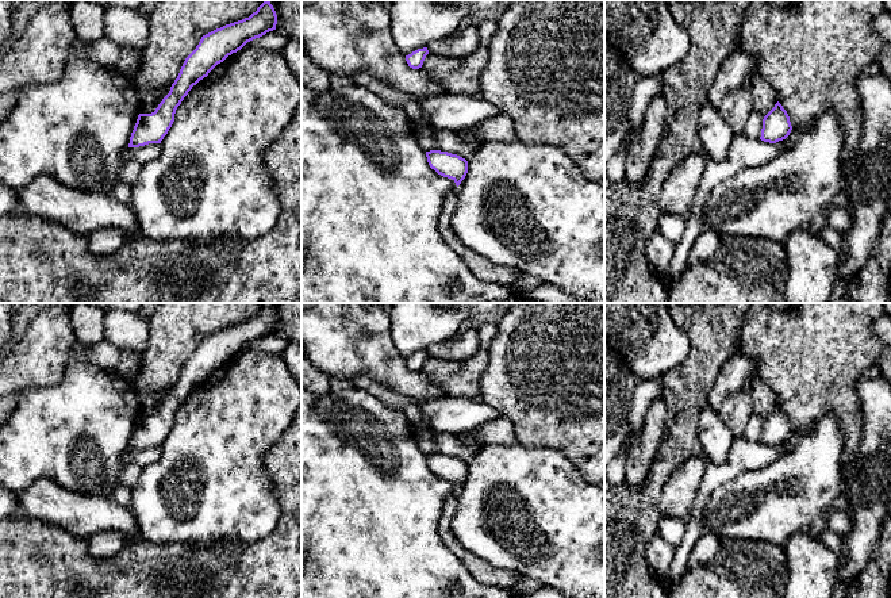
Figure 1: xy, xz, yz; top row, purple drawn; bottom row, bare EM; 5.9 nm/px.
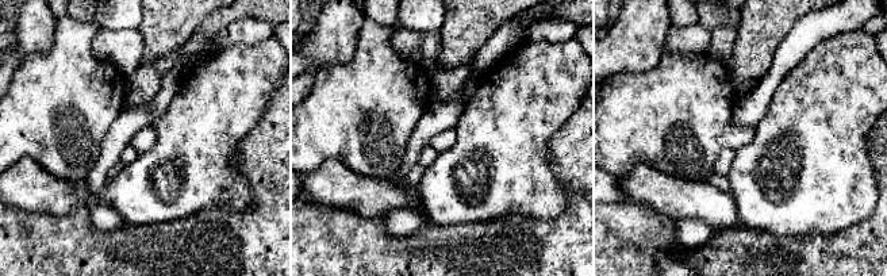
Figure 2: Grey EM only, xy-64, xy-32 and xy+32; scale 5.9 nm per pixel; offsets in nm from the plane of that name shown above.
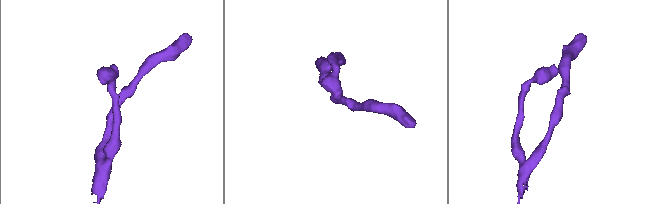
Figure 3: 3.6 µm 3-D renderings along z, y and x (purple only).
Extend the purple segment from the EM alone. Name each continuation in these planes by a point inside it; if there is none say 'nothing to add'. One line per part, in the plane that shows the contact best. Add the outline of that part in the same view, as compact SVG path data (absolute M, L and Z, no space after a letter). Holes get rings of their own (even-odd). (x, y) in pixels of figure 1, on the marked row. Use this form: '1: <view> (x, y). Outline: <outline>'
nothing to add

